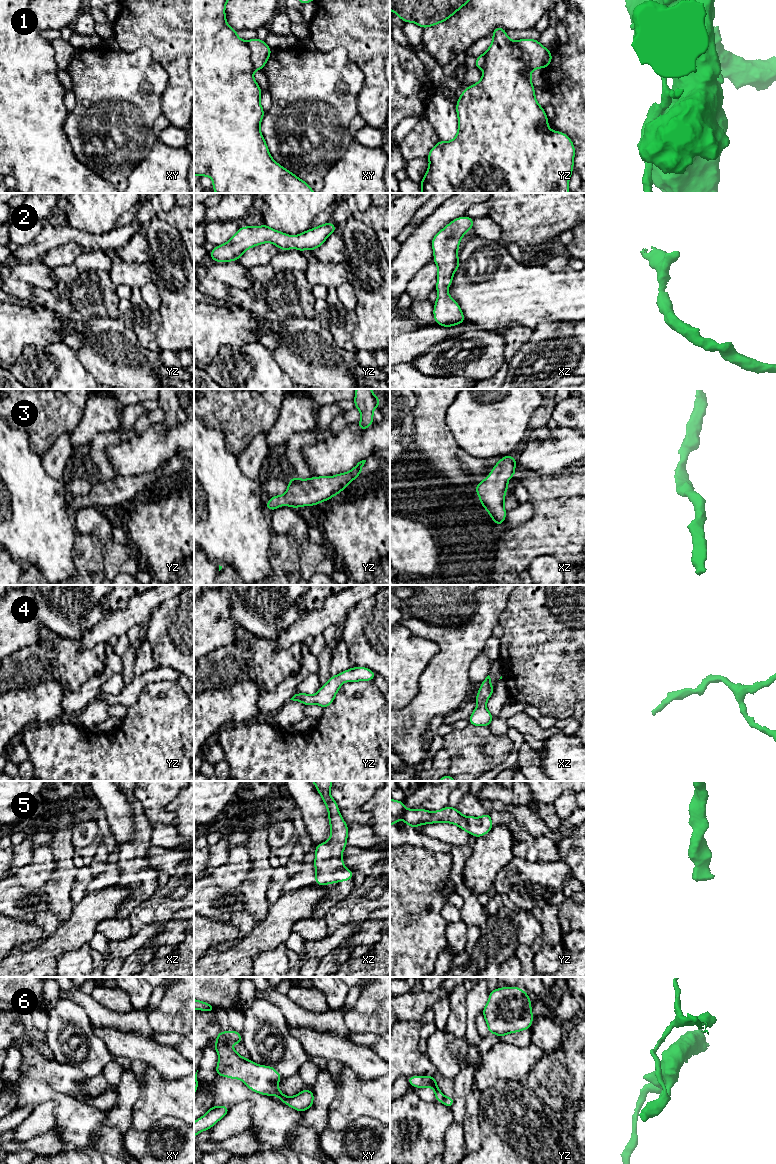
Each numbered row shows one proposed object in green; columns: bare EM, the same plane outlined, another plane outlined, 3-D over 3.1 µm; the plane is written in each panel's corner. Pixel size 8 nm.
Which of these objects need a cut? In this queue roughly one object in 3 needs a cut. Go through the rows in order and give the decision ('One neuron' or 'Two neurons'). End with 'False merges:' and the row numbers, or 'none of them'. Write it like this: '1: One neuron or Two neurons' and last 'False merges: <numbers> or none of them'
1: Two neurons
2: One neuron
3: One neuron
4: One neuron
5: One neuron
6: Two neurons
False merges: 1, 6

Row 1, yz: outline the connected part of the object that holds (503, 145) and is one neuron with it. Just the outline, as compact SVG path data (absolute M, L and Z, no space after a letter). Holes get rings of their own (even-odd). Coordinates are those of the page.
M497 27L492 32L493 41L485 53L484 73L481 80L469 87L466 87L456 104L458 114L458 133L450 141L440 140L428 153L429 167L424 175L421 184L422 193L568 193L568 182L573 172L575 148L571 139L564 133L552 131L548 128L548 118L544 109L538 104L535 98L534 86L531 83L531 70L522 59L522 51L512 45L506 30Z

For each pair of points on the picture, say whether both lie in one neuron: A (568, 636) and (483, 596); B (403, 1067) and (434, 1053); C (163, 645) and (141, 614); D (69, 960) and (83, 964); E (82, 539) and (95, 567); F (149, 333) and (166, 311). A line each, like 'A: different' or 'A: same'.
A: different
B: different
C: different
D: same
E: same
F: different

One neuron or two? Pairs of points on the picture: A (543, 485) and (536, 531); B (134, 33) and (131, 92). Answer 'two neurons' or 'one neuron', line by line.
A: one neuron
B: two neurons

